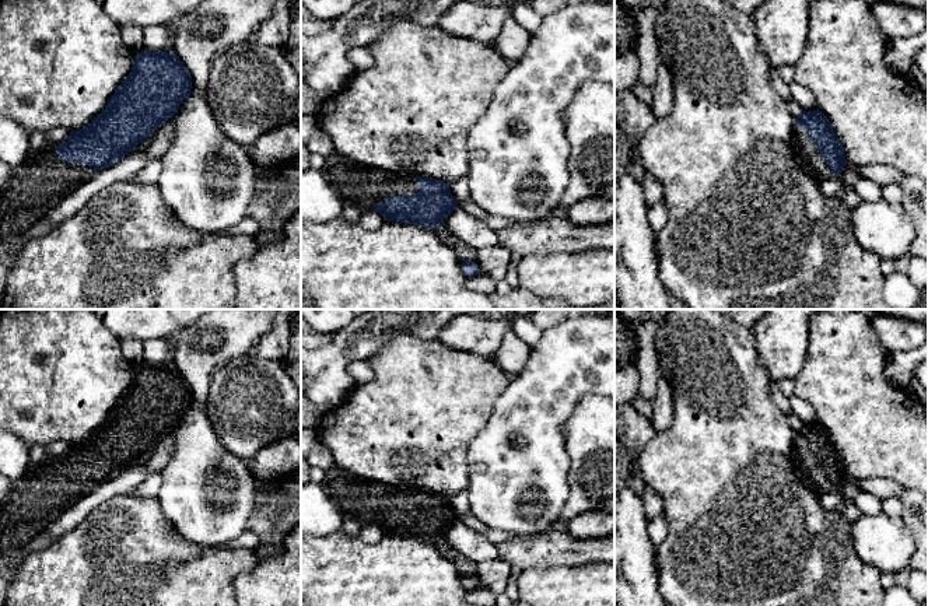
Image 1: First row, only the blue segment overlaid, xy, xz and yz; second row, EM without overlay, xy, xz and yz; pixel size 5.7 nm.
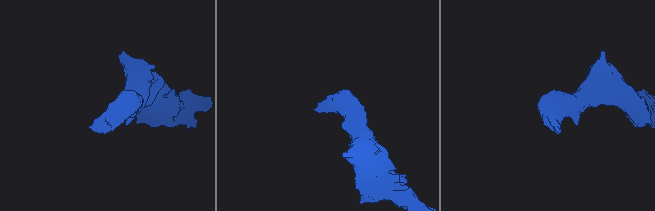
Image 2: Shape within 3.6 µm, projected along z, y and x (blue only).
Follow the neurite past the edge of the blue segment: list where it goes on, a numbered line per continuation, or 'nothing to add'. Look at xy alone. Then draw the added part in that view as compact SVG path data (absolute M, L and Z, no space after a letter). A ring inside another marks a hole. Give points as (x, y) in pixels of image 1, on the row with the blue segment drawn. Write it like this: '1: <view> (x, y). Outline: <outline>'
1: xy (44, 179). Outline: M52 144L31 154L13 169L8 185L0 192L0 238L43 220L63 197L97 172L91 165L63 162Z

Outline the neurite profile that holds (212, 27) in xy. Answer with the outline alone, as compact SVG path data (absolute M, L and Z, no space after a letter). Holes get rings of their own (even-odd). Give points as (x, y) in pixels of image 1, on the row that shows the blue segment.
M204 0L179 18L172 53L188 69L195 94L206 92L213 59L230 46L253 38L274 4L276 0Z

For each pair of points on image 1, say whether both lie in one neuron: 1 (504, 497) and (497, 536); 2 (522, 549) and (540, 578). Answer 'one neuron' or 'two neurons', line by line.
1: two neurons
2: two neurons

